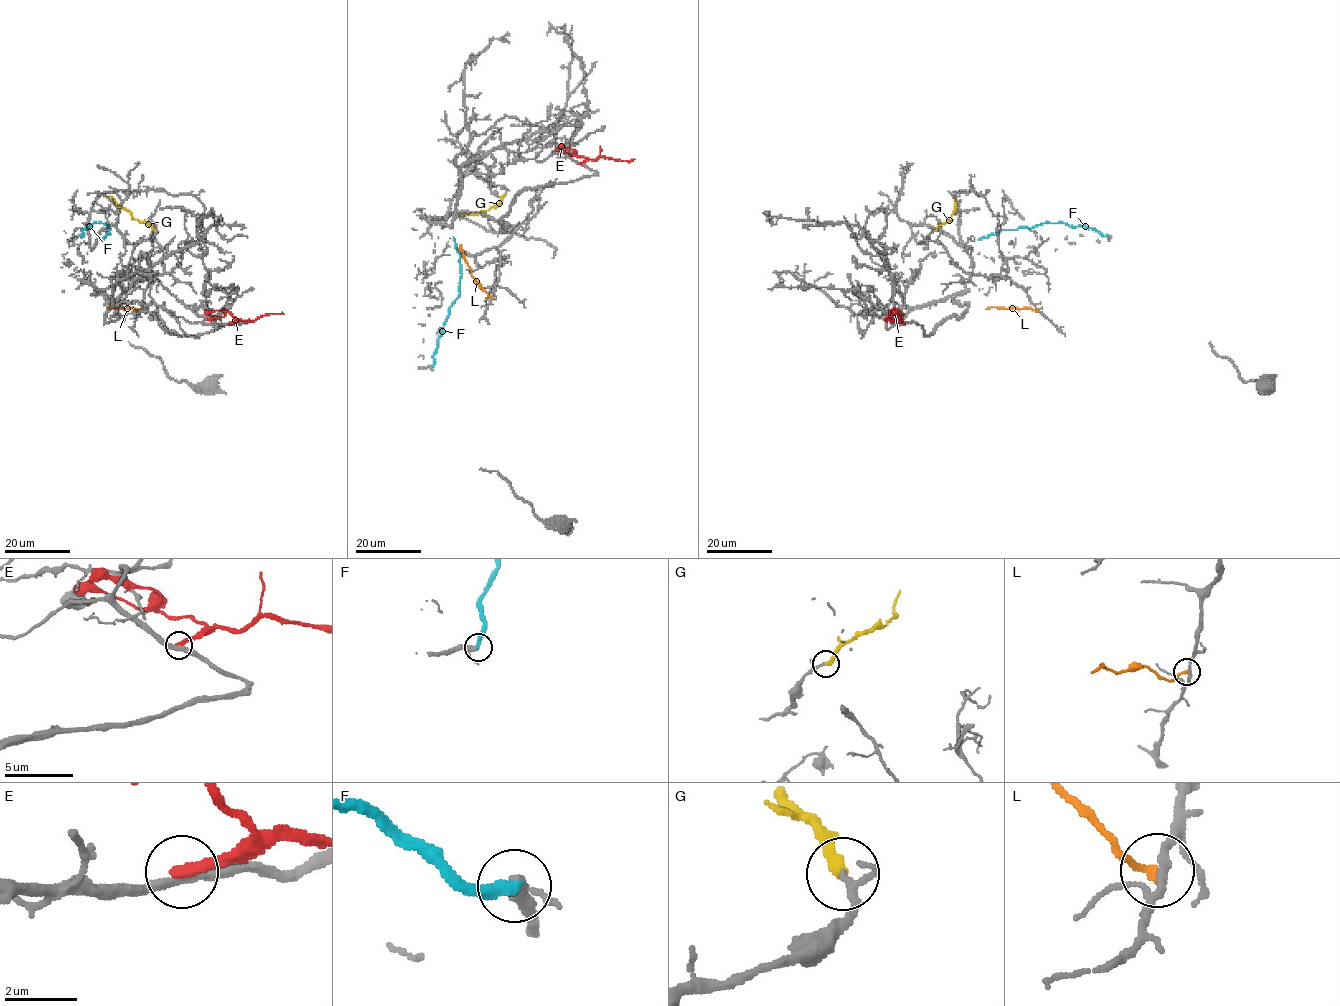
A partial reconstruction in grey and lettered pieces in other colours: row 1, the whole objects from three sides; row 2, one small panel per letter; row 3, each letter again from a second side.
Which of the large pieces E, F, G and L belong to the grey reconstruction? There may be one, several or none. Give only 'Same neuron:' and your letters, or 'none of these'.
Same neuron: none of these

